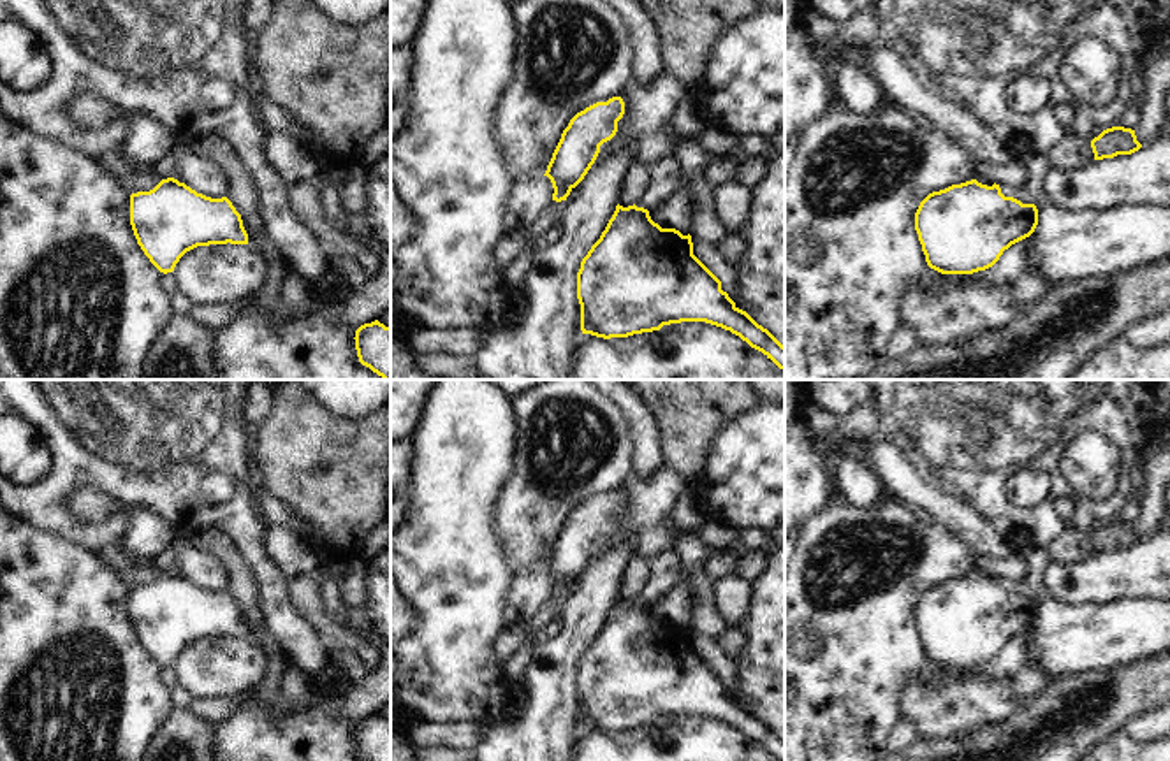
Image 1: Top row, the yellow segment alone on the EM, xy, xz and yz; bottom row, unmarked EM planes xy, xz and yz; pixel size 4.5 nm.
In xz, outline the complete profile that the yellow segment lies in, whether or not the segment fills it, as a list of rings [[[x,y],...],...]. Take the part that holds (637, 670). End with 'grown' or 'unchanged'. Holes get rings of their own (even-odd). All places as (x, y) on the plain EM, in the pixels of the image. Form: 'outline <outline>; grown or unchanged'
outline [[[616,599],[600,633],[577,666],[581,724],[596,731],[628,731],[681,715],[706,715],[739,729],[778,761],[785,761],[785,740],[721,684],[721,675],[693,649],[691,629],[662,622],[644,601]]]; unchanged

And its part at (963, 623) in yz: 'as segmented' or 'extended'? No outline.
as segmented

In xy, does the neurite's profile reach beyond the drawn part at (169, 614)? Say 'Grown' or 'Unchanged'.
Unchanged

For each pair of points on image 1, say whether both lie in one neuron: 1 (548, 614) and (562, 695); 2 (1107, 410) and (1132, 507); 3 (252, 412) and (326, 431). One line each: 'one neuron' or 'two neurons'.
1: two neurons
2: two neurons
3: two neurons

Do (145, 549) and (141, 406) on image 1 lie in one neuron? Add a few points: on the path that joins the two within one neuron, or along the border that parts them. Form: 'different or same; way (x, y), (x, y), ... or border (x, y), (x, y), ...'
different; border (169, 524), (153, 512), (129, 508), (120, 540)

